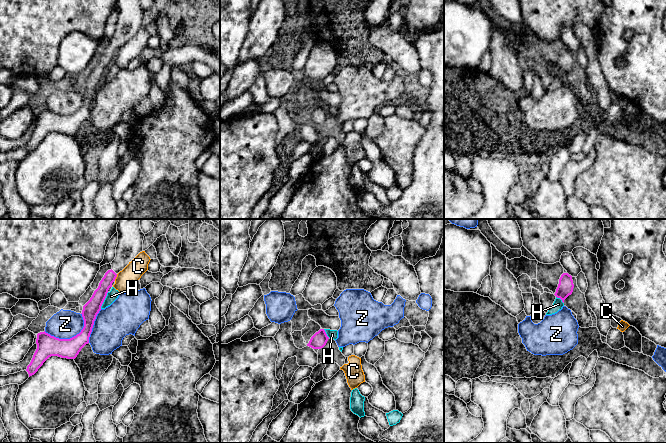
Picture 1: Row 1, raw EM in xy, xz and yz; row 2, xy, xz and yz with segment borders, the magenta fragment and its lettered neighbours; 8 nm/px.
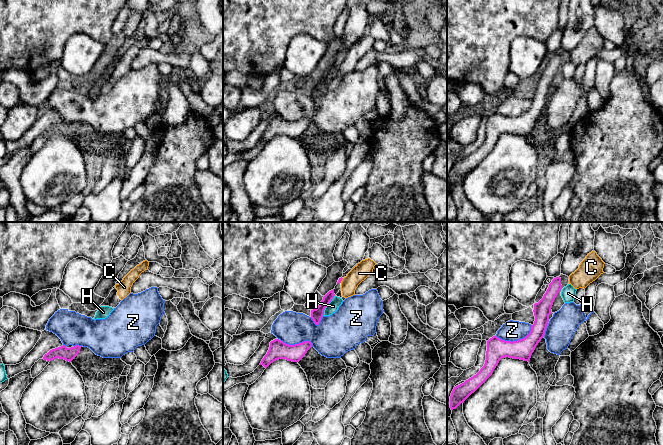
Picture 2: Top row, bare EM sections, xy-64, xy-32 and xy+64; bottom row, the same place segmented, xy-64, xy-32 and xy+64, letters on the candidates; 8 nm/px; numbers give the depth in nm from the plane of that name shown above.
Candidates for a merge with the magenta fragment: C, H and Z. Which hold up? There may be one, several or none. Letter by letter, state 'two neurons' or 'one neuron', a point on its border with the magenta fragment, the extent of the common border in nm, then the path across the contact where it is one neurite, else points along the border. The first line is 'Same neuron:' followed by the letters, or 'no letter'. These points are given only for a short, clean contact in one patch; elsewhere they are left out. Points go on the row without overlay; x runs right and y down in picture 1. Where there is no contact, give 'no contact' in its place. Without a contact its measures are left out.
Same neuron: no letter
C: two neurons | xy (116, 52) | 60 nm | along xy (117, 50), (114, 56)
H: two neurons | xy (104, 75) | 150 nm | along xy (108, 68), (100, 84)
Z: two neurons | xy (70, 114) | 340 nm

